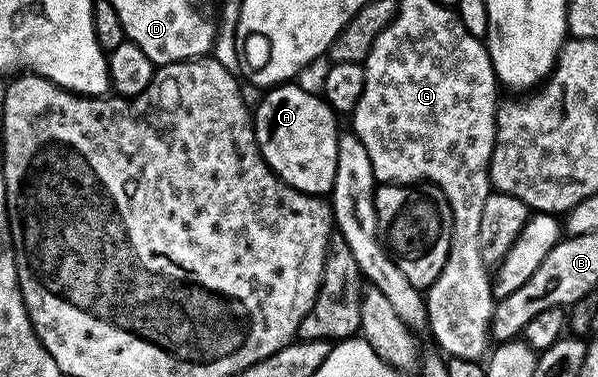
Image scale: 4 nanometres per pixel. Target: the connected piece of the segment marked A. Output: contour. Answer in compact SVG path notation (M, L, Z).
M283 84L265 91L266 99L252 114L254 139L277 178L300 193L326 196L333 191L336 180L339 119L325 98L294 85L298 84Z

